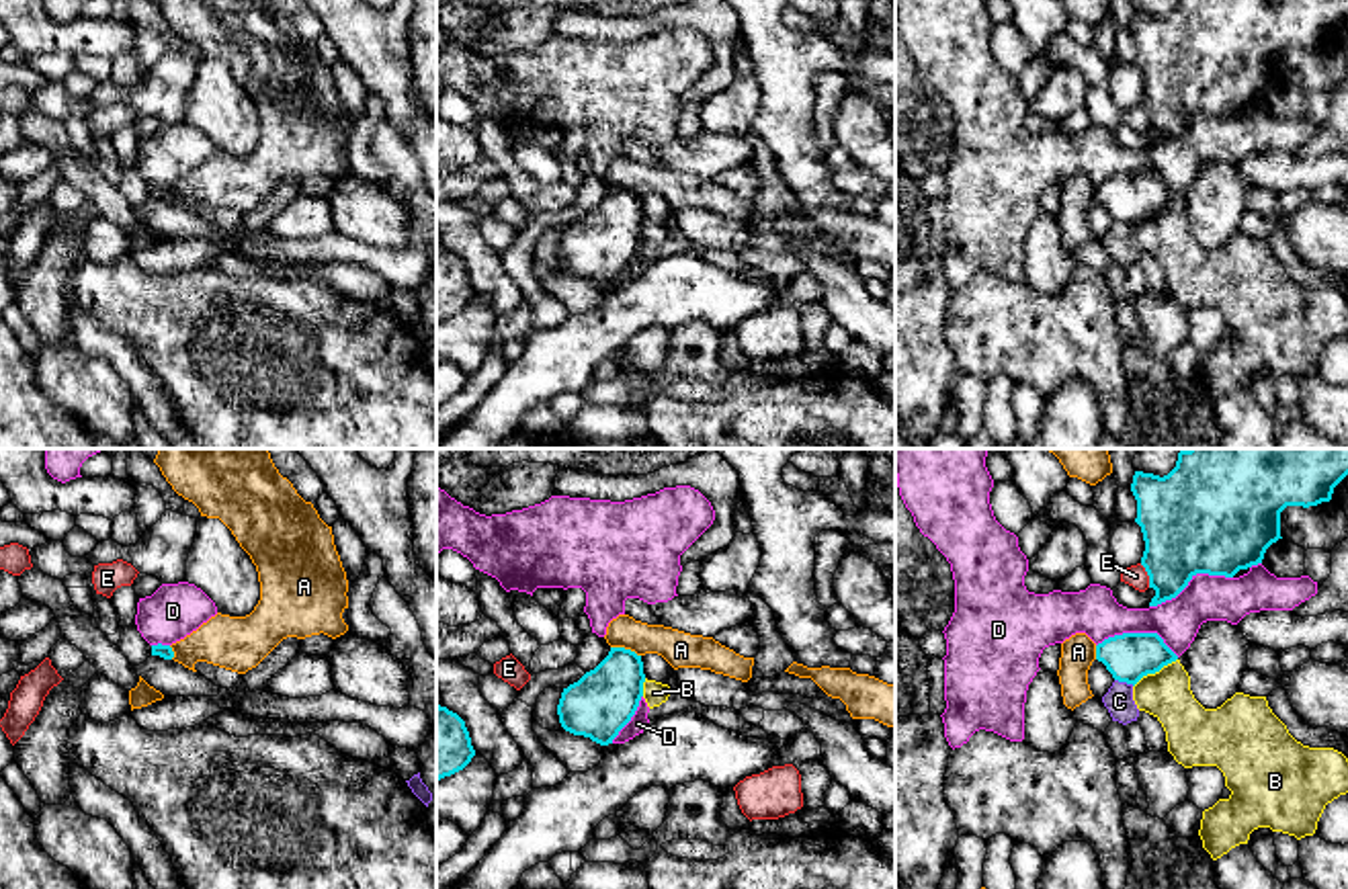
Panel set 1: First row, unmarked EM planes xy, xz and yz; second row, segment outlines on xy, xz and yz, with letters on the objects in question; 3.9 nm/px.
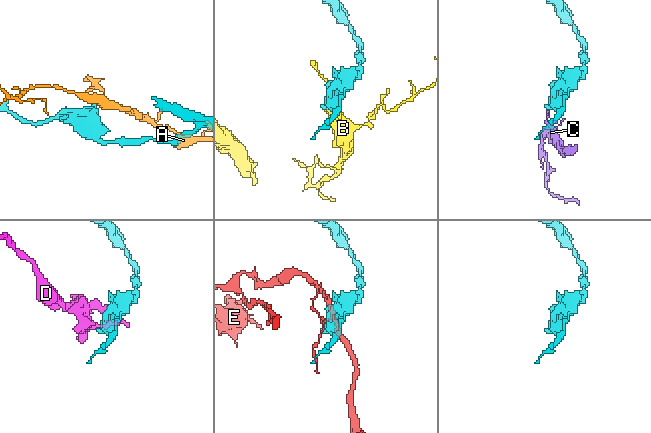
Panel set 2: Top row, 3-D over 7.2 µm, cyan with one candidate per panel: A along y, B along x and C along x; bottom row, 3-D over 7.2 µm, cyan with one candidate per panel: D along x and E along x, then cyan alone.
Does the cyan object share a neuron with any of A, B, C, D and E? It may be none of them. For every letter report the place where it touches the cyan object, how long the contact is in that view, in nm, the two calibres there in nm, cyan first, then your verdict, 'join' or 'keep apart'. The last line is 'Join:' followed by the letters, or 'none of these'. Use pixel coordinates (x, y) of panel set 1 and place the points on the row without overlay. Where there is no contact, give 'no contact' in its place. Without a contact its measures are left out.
A: contact xz (623, 189); length 130 nm; calibres 260 and 140 nm; keep apart
B: contact yz (1154, 214); length 200 nm; calibres 190 and 190 nm; keep apart
C: contact yz (1125, 222); length 80 nm; calibres 190 and 110 nm; keep apart
D: contact yz (1191, 119); length 340 nm; calibres 440 and 180 nm; keep apart
E: contact yz (1148, 115); length 100 nm; calibres 380 and 90 nm; keep apart
Join: none of these

